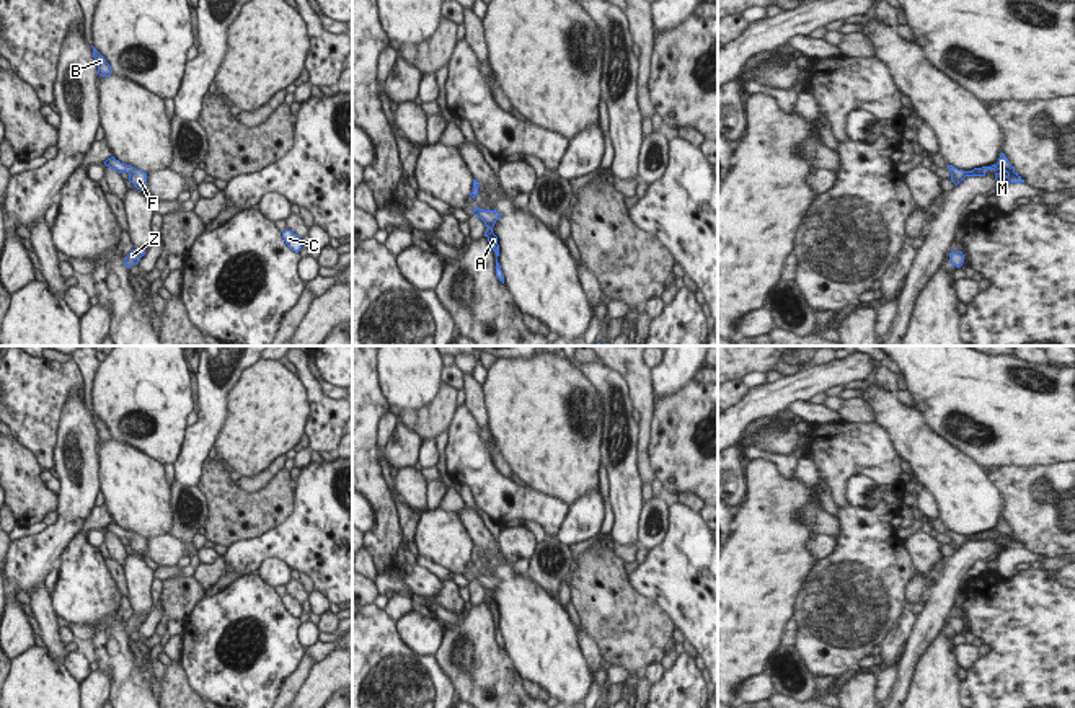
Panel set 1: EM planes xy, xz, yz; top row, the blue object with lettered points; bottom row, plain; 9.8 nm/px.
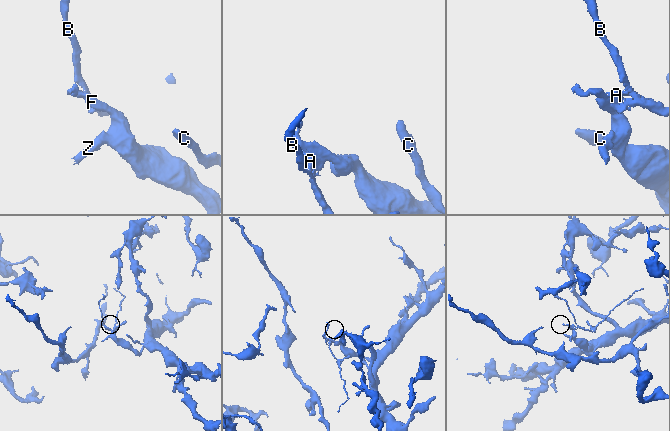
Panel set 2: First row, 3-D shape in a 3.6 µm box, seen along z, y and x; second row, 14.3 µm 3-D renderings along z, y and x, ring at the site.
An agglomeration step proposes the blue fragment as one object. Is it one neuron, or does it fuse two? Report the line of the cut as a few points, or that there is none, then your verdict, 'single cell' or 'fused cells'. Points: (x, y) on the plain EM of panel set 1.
cut none; single cell

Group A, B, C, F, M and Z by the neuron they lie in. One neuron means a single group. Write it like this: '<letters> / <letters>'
A B C F M Z

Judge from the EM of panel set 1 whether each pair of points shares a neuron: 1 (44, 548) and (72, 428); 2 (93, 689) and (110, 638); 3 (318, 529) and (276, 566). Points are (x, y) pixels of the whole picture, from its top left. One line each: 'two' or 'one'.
1: one
2: two
3: two

